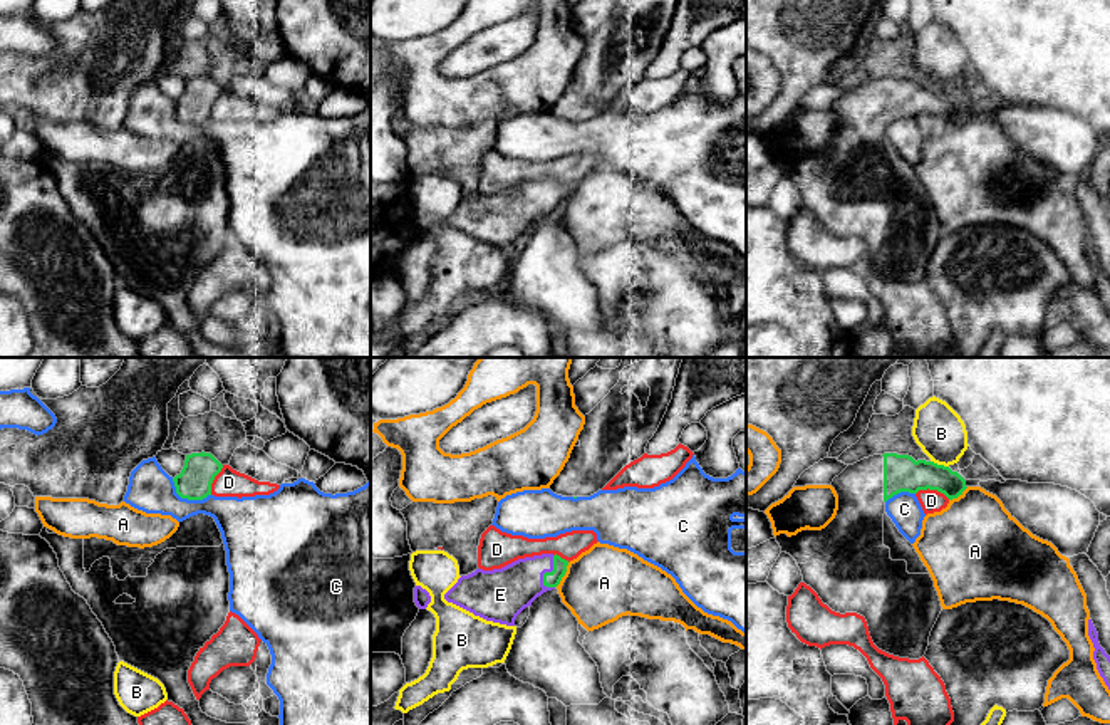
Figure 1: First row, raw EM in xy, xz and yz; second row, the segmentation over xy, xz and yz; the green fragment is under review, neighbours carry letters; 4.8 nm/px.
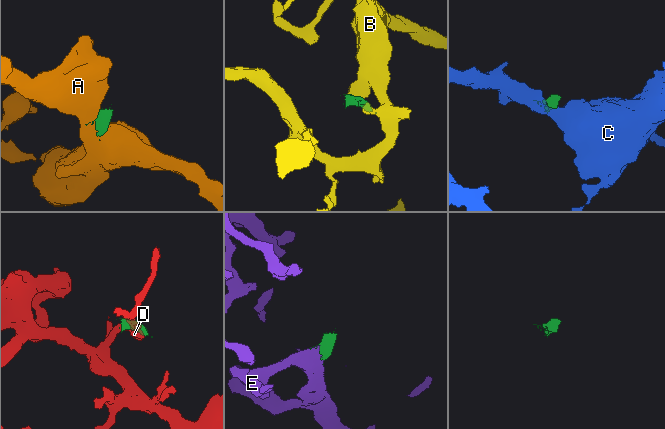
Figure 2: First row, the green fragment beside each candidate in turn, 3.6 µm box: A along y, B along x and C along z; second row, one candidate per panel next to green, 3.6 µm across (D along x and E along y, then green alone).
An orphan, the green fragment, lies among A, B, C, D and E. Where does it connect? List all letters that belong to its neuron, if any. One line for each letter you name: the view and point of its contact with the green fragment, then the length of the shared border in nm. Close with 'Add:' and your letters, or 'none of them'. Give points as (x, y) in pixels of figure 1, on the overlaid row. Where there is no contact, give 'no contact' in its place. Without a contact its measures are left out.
E: meets green in xz at (547, 573); contact 160 nm long
Add: E

